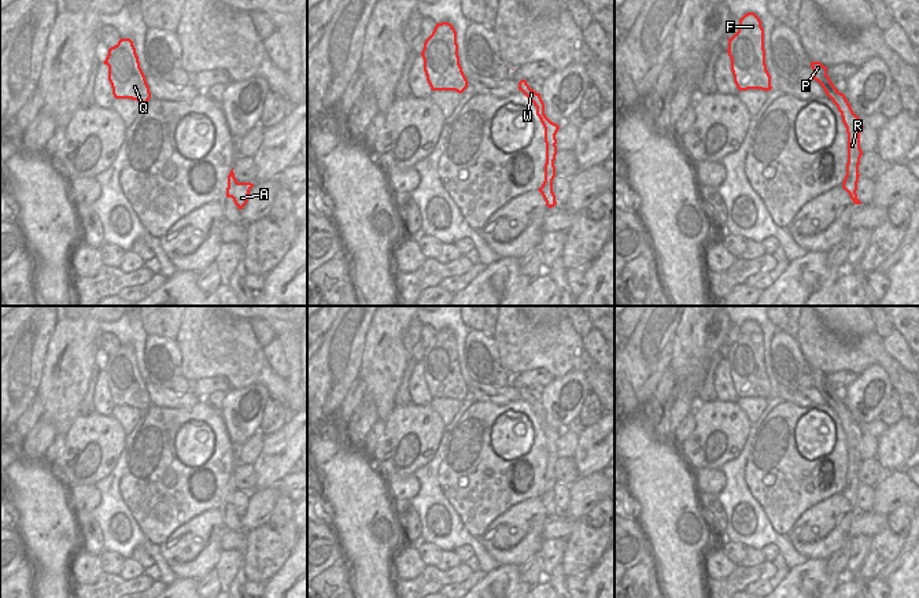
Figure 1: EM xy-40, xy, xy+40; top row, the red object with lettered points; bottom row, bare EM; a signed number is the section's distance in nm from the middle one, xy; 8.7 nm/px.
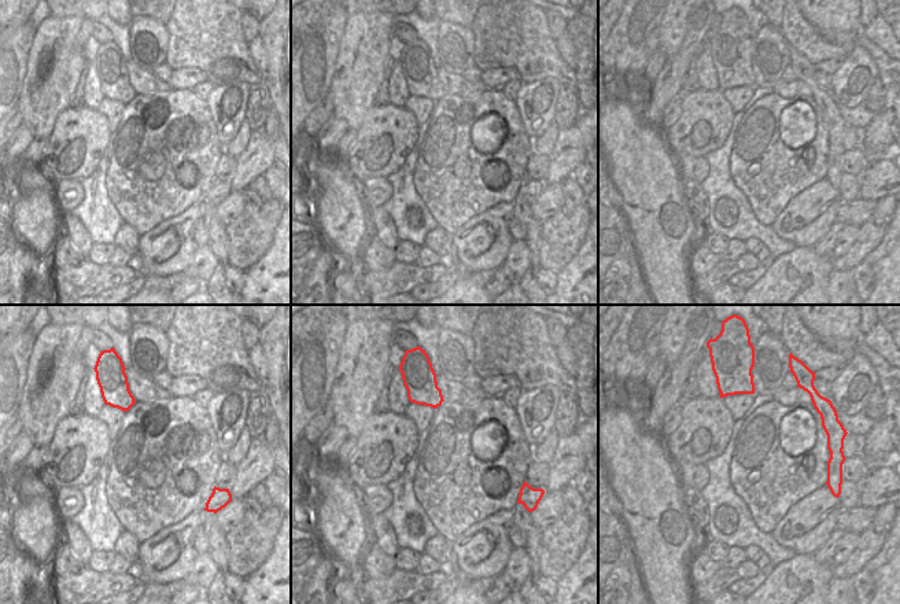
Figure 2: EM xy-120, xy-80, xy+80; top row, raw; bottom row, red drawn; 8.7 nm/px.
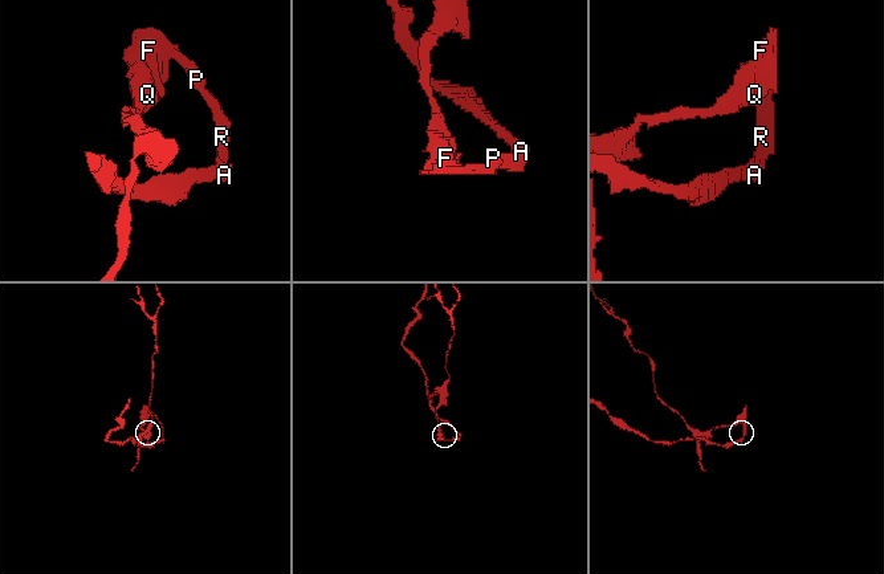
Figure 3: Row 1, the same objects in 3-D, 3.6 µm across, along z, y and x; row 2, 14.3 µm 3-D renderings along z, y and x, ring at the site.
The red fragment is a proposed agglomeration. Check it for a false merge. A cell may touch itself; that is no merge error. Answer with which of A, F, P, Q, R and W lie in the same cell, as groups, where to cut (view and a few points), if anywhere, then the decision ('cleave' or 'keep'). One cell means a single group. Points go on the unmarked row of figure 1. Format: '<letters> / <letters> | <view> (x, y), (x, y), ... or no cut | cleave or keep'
A / F P Q R W | xy (552, 490), (542, 501) | cleave

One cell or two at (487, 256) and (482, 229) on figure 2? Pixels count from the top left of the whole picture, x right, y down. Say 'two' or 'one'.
one

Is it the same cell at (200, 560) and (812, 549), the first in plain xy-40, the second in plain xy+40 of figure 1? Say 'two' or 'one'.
one

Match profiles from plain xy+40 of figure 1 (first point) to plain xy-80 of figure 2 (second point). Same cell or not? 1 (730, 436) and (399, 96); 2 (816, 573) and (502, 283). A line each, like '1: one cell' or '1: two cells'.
1: two cells
2: two cells

